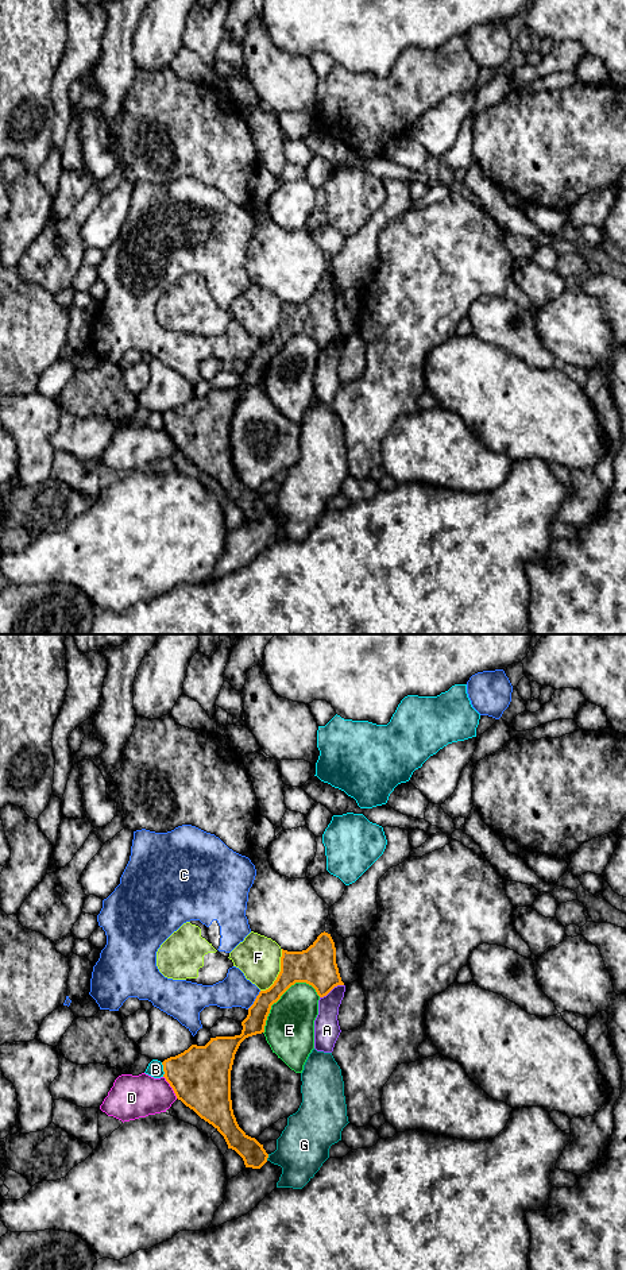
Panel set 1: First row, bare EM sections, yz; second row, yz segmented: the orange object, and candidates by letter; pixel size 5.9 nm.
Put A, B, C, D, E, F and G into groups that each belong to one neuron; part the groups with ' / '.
A / B / C / D / E / F / G

